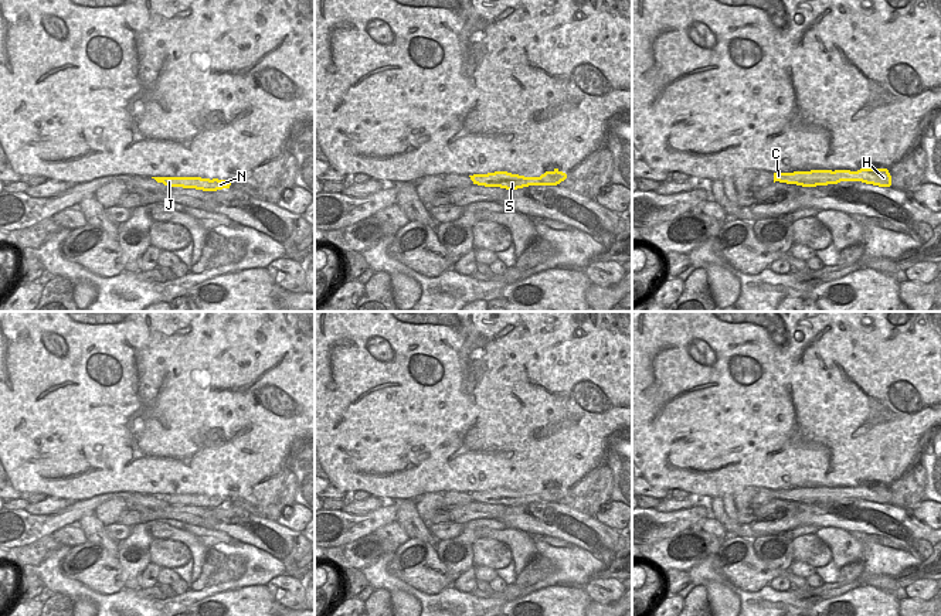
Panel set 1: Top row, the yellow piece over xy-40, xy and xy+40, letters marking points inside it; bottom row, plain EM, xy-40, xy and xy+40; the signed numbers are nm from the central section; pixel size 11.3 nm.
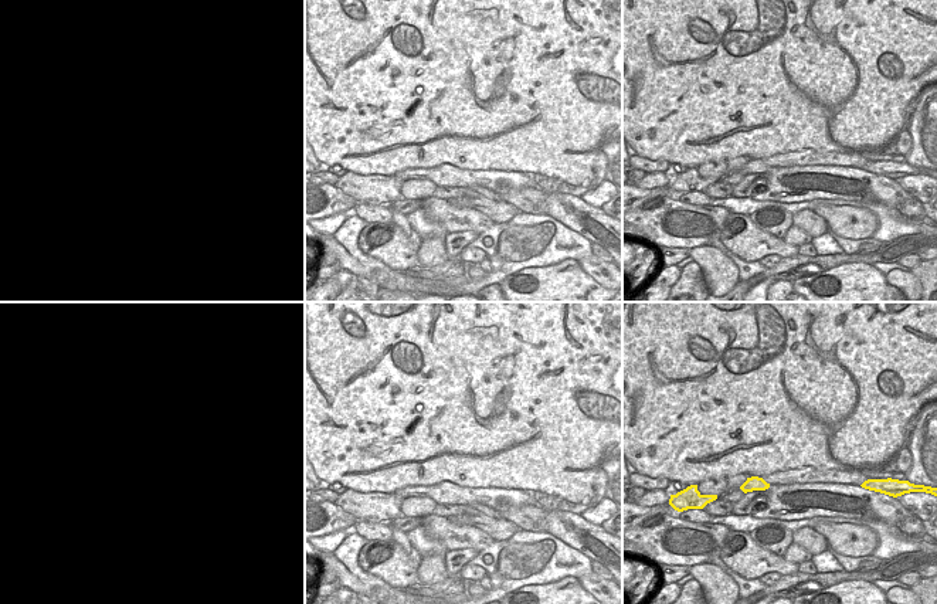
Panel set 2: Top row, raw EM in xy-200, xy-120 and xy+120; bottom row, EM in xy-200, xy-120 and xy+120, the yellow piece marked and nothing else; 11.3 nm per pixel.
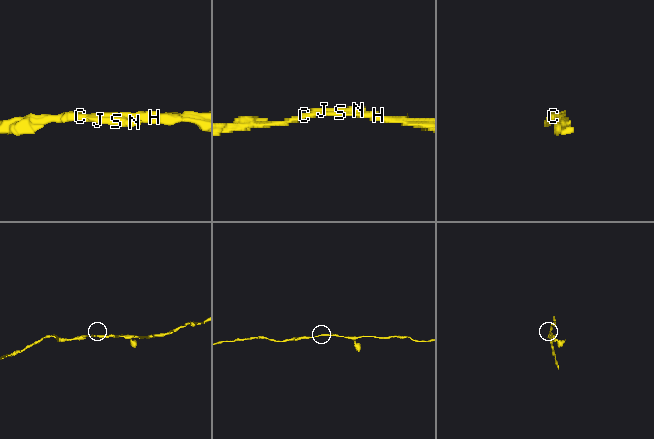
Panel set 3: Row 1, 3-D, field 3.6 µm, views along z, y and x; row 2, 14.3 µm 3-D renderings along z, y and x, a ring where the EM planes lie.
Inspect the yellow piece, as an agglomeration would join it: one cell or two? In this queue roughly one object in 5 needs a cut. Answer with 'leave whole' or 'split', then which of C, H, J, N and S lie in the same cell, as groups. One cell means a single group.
leave whole; groups C H J N S

